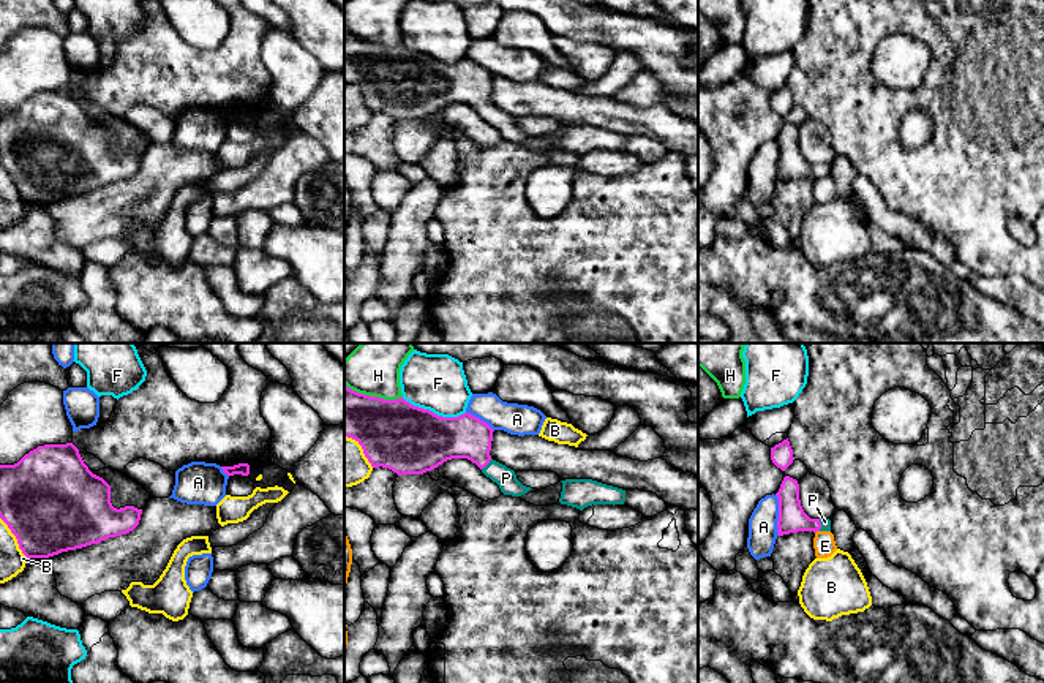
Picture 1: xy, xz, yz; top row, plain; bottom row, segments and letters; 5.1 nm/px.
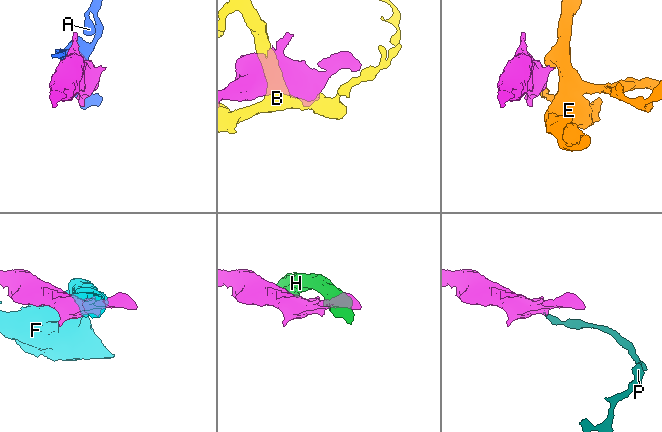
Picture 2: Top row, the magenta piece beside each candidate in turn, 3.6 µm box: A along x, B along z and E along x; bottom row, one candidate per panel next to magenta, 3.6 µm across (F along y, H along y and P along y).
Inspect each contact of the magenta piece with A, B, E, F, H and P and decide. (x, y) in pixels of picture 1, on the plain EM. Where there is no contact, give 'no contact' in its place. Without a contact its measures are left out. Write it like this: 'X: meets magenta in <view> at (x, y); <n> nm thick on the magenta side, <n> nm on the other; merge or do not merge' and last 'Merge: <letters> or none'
A: meets magenta in yz at (779, 160); 140 nm thick on the magenta side, 140 nm on the other; do not merge
B: meets magenta in xy at (16, 184); 500 nm thick on the magenta side, 130 nm on the other; do not merge
E: meets magenta in yz at (817, 176); 140 nm thick on the magenta side, 110 nm on the other; do not merge
F: meets magenta in xz at (431, 57); 360 nm thick on the magenta side, 280 nm on the other; do not merge
H: meets magenta in xz at (373, 43); 360 nm thick on the magenta side, 220 nm on the other; do not merge
P: meets magenta in xz at (485, 111); 220 nm thick on the magenta side, 110 nm on the other; merge
Merge: P

